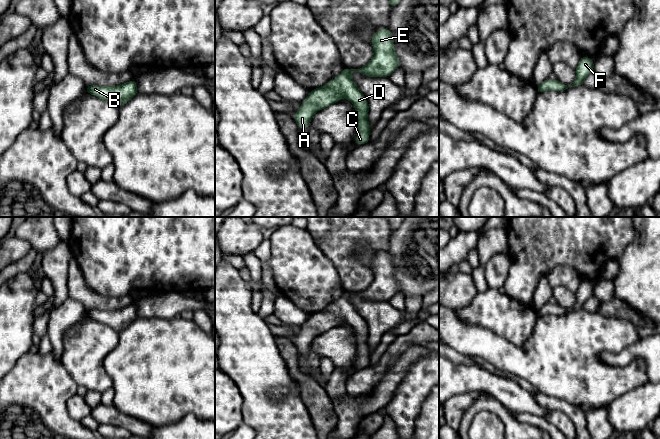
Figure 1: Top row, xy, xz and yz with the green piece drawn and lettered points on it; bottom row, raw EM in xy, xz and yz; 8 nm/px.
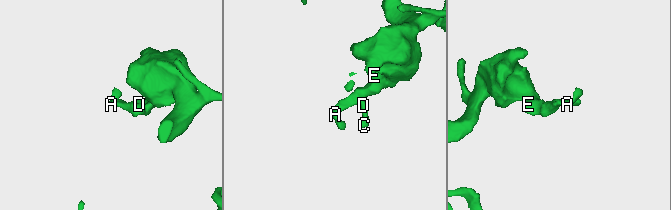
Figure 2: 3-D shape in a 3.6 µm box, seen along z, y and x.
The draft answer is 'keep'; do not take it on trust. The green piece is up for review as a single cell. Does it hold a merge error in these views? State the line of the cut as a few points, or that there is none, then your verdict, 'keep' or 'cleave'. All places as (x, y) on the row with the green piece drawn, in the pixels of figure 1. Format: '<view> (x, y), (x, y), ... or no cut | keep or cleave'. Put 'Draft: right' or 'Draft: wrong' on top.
Draft: right
no cut | keep

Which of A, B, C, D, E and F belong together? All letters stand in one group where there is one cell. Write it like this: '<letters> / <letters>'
A B C D E F

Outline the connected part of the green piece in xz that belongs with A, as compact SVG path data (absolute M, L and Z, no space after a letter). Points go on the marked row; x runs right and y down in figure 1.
M381 29L372 36L371 45L374 49L372 59L362 68L344 68L334 79L322 87L310 90L308 96L293 115L297 126L307 129L314 114L340 99L348 99L355 107L358 121L355 144L363 145L369 142L371 127L368 122L369 105L365 95L351 78L352 72L360 72L366 77L389 77L400 64L395 53L392 32Z

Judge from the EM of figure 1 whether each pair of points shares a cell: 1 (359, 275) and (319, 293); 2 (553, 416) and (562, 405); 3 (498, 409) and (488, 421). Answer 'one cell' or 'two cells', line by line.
1: two cells
2: two cells
3: two cells

